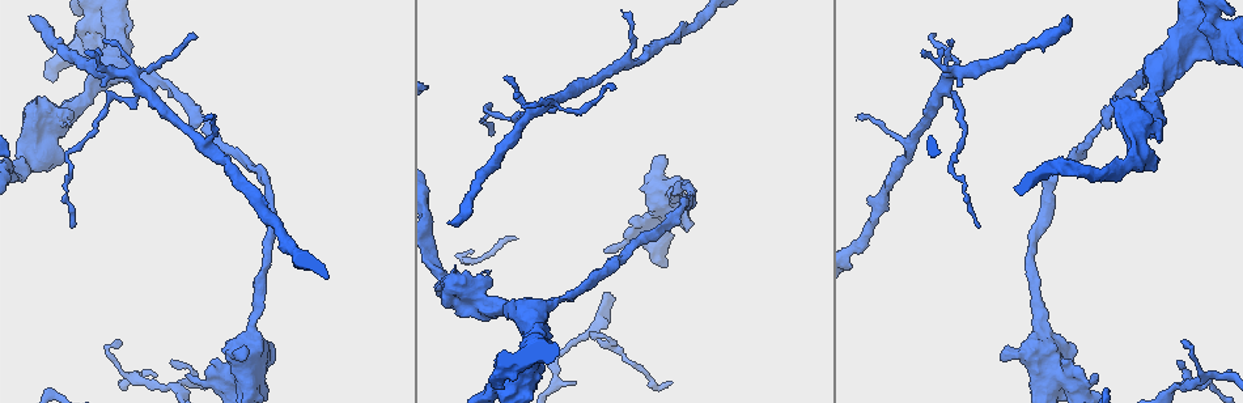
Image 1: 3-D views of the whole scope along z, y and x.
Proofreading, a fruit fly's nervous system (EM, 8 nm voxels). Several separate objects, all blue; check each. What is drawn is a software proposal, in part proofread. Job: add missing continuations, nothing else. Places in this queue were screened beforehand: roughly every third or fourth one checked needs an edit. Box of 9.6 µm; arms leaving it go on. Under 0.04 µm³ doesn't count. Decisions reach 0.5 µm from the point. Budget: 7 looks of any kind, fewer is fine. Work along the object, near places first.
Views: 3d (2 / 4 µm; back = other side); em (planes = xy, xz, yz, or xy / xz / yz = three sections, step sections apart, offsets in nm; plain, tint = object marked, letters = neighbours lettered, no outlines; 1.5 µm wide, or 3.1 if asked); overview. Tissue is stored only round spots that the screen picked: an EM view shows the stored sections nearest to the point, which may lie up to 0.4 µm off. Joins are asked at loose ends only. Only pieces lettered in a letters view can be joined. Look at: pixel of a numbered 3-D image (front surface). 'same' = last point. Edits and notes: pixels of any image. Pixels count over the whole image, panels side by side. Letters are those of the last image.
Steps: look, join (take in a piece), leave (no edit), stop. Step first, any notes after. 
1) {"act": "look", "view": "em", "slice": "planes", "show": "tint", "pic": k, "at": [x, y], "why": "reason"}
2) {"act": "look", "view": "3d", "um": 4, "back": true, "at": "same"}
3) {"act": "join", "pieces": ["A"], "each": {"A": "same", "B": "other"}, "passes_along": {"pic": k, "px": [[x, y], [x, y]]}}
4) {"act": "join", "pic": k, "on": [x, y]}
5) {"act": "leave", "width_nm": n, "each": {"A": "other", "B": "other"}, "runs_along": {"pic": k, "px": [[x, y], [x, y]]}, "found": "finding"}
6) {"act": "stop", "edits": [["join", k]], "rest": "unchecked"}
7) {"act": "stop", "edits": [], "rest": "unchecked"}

{"act": "look", "view": "3d", "um": 4, "back": true, "pic": 1, "at": [934, 36], "why": "branch stops here"}

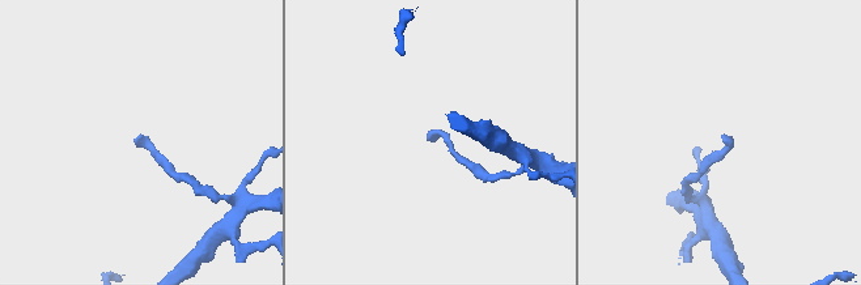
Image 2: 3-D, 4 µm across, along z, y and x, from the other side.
{"act": "look", "view": "em", "slice": "planes", "show": "letters", "pic": 2, "at": [429, 139], "why": "need the tissue"}

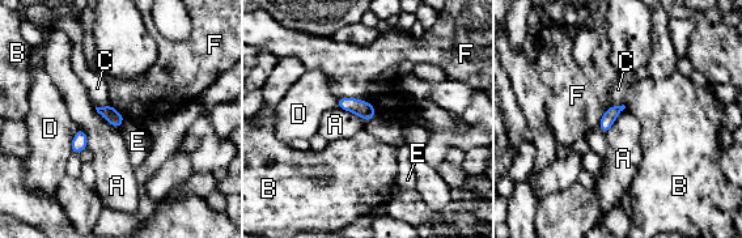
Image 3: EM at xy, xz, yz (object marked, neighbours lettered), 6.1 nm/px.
{"act": "leave", "longest_contact_nm": ["F", 240], "each": {"A": "other", "B": "other", "C": "other", "D": "other", "E": "other", "F": "other"}, "found": "no lettered piece goes on from it"}

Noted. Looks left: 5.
{"act": "look", "view": "3d", "um": 2, "pic": 1, "at": [591, 333], "why": "free end"}

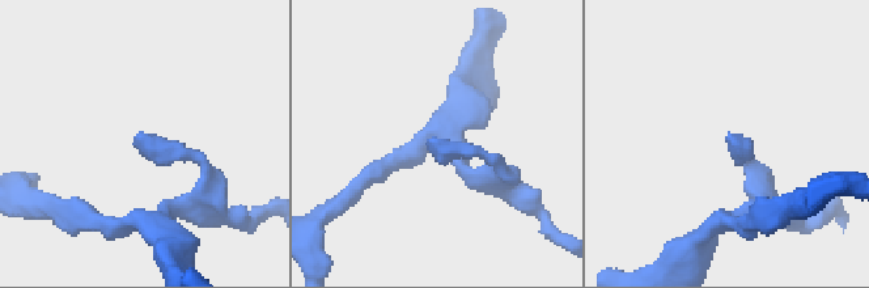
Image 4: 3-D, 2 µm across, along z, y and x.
{"act": "look", "view": "em", "slice": "xy", "step": 4, "show": "letters", "pic": 4, "at": [434, 137]}

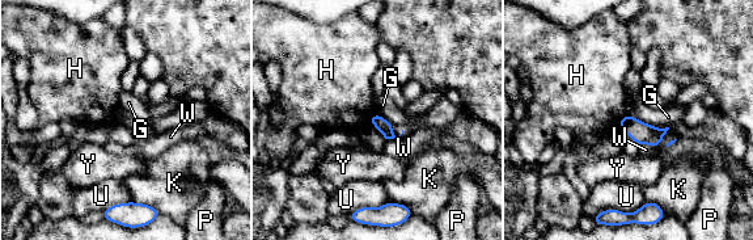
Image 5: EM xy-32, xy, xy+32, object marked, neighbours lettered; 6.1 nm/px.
{"act": "look", "view": "em", "slice": "planes", "show": "letters", "at": "same", "why": "another direction"}

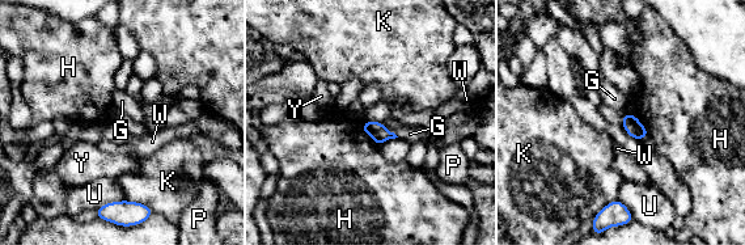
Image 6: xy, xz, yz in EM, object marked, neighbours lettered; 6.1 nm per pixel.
{"act": "leave", "width_nm": 110, "each": {"G": "other", "H": "other", "K": "other", "P": "other", "U": "other", "W": "other", "Y": "other"}, "border": {"pic": 6, "px": [[381, 122], [398, 136]]}, "found": "no lettered piece goes on from it"}

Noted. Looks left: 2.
{"act": "stop", "edits": [], "rest": "unchecked"}

